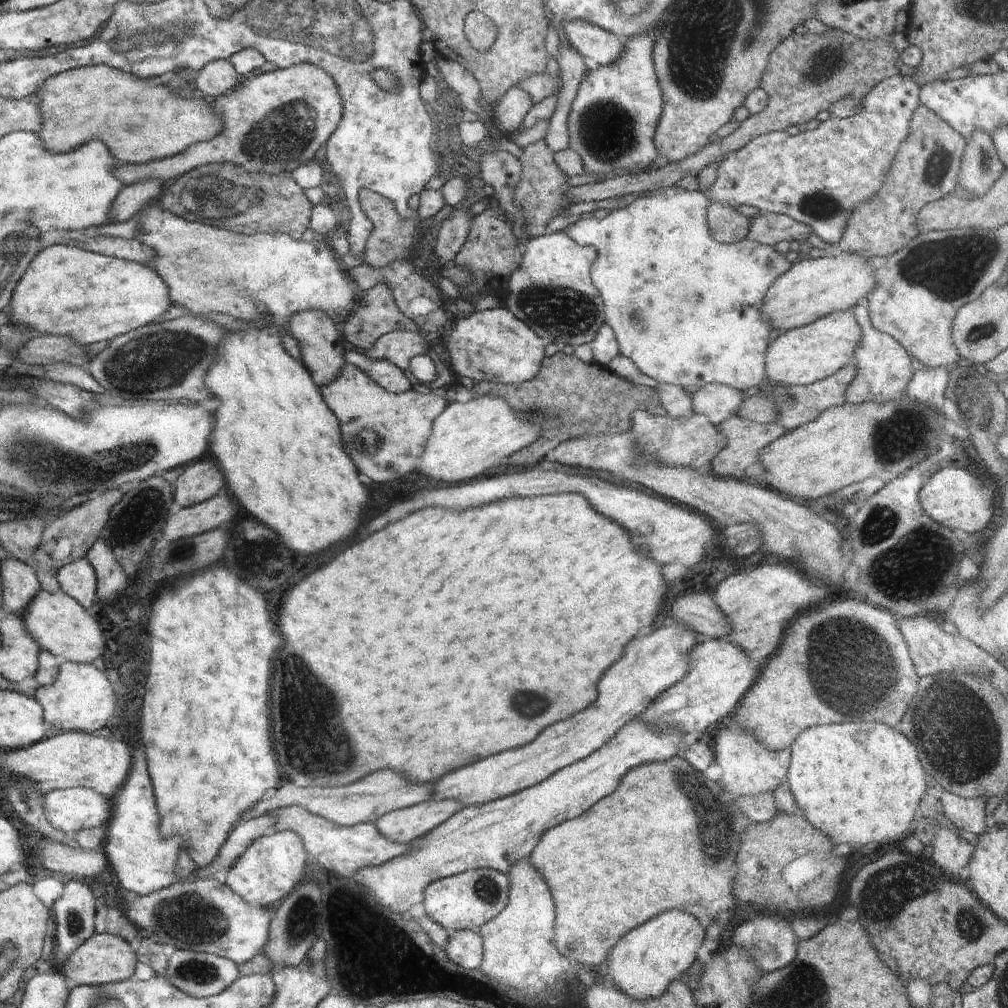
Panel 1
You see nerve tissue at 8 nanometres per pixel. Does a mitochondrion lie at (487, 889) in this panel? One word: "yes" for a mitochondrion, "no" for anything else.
yes

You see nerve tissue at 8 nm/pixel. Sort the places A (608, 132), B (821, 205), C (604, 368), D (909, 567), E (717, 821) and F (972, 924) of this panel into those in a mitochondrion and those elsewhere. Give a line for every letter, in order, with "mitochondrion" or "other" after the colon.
A: mitochondrion
B: mitochondrion
C: other
D: mitochondrion
E: mitochondrion
F: mitochondrion

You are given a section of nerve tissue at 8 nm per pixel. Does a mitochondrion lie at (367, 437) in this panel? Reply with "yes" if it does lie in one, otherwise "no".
yes

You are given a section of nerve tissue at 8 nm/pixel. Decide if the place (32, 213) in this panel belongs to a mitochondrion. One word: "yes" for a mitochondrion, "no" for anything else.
yes

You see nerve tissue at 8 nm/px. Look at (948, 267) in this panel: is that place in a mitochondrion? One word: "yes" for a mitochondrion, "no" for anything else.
yes

